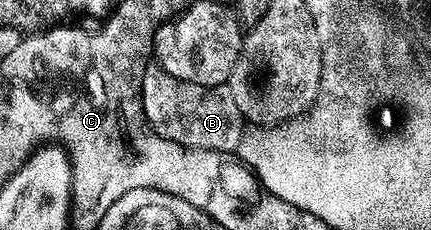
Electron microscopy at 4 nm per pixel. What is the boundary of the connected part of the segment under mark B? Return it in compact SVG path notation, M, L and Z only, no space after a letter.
M149 62L142 74L140 97L149 128L162 138L194 150L232 154L239 149L240 135L245 132L246 124L238 106L234 106L234 98L227 91L182 82L174 78L174 74L166 74L160 64Z

